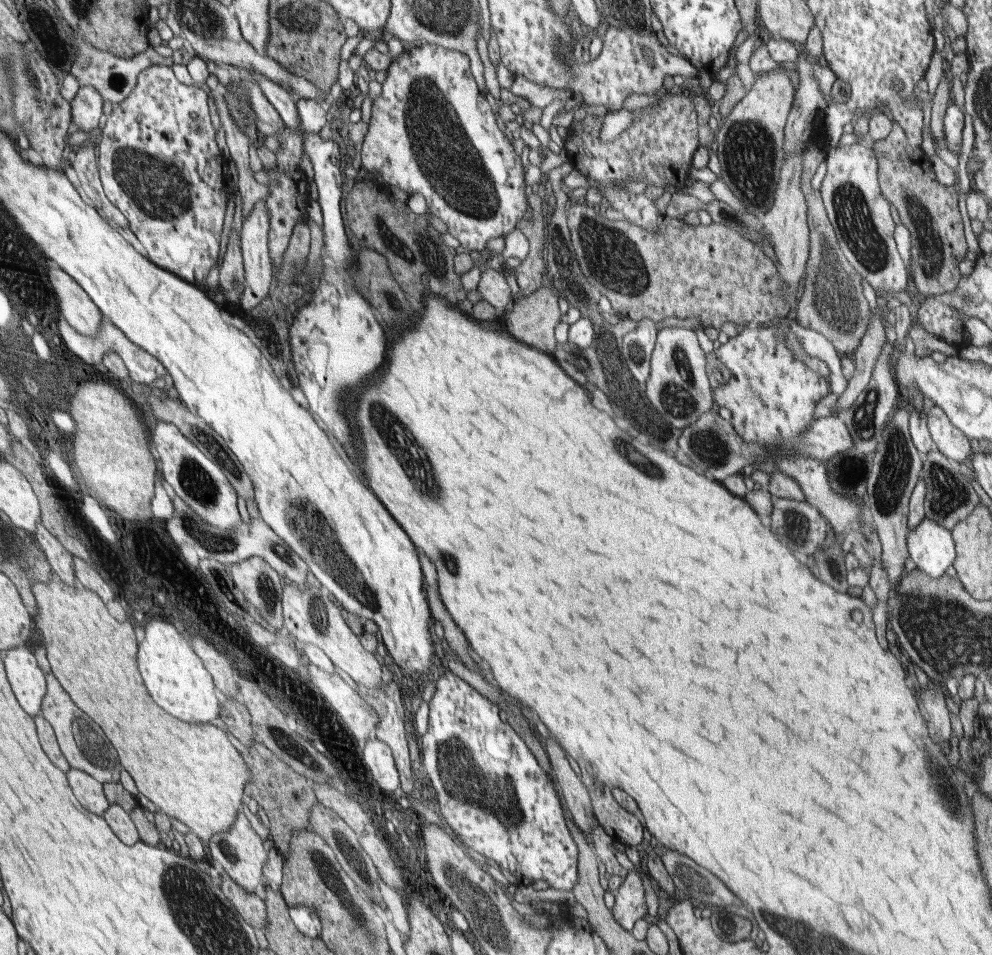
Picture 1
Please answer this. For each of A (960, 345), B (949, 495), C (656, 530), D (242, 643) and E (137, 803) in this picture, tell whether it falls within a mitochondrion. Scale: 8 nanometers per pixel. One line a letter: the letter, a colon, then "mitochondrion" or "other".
A: other
B: mitochondrion
C: other
D: other
E: other

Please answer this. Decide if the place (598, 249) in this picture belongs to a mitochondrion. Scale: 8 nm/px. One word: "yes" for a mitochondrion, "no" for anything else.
yes

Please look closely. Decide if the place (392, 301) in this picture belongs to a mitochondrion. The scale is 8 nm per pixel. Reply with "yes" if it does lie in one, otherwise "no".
no

